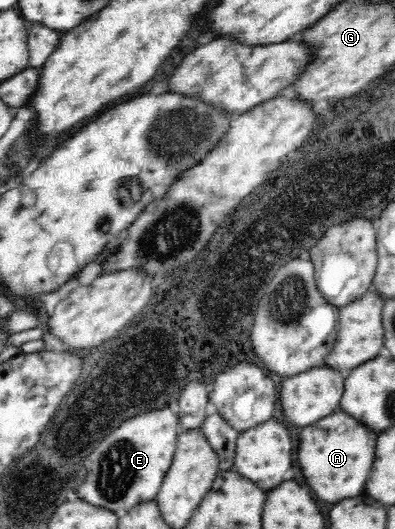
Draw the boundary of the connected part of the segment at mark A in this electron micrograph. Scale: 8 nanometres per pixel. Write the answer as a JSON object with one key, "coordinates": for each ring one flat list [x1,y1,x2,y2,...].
{"coordinates":[[342,408,321,418,313,426,303,428,299,448,296,450,305,482,321,500,329,504,357,496,363,490,373,468,377,436,379,432,369,430,365,424,357,422,352,414]]}

